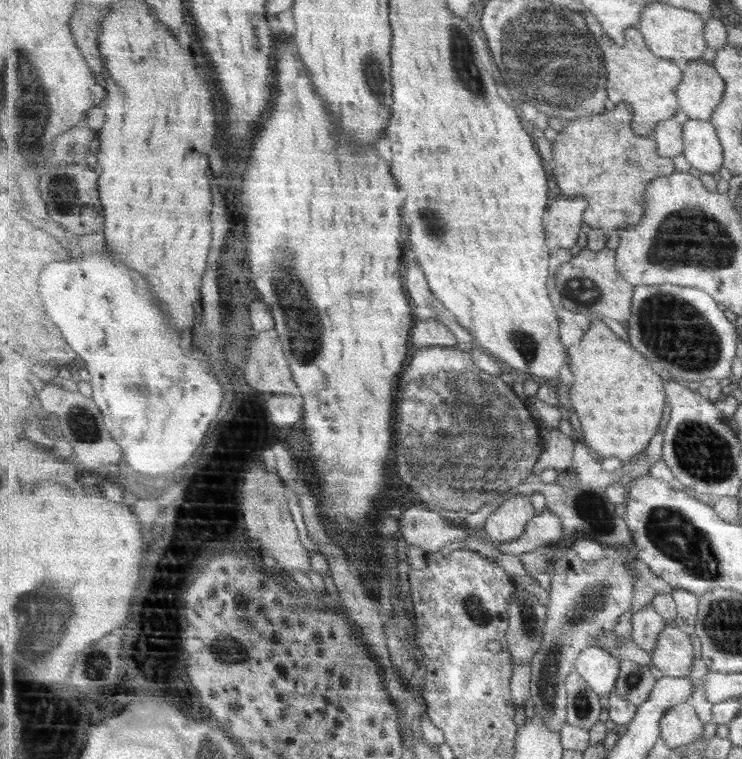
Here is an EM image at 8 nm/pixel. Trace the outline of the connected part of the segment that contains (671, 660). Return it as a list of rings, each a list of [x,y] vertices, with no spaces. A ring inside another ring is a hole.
[[[668,625],[652,652],[653,665],[663,676],[683,678],[691,674],[695,662],[695,647],[691,635],[678,626]]]

